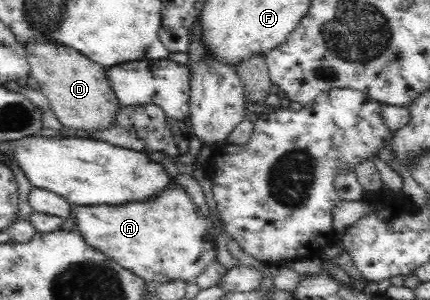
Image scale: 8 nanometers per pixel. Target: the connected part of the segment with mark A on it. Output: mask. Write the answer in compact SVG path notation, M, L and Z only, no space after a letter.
M175 179L171 187L161 191L156 198L147 199L143 203L127 203L119 207L79 207L71 204L67 216L73 219L77 232L89 246L145 281L153 281L156 284L177 280L192 283L210 263L216 262L215 244L207 240L211 232L209 222L183 185L176 183Z

